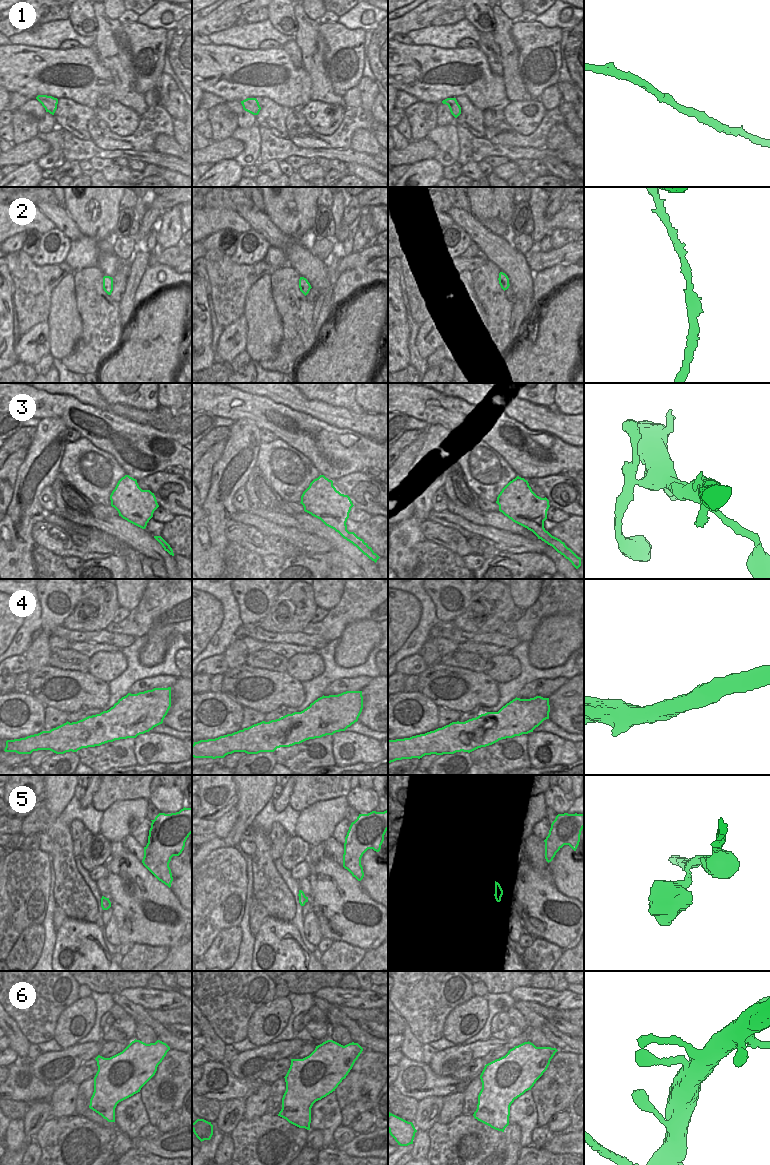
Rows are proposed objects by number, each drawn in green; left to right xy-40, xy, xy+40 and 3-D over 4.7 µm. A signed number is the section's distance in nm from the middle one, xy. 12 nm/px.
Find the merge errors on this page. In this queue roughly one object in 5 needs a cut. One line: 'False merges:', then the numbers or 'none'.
False merges: none

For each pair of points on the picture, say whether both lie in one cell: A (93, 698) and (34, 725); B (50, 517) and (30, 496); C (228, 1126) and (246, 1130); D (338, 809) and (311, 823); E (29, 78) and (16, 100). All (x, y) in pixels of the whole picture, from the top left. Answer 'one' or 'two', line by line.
A: two
B: two
C: two
D: one
E: two

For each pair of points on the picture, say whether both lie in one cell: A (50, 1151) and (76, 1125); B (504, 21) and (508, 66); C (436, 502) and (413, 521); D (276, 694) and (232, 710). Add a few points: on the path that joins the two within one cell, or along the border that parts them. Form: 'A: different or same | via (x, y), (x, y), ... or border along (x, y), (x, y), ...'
A: same | via (57, 1144), (69, 1132)
B: same | via (504, 32), (508, 55)
C: different | border along (439, 486), (429, 497), (431, 509)
D: different | border along (222, 692), (242, 707)

